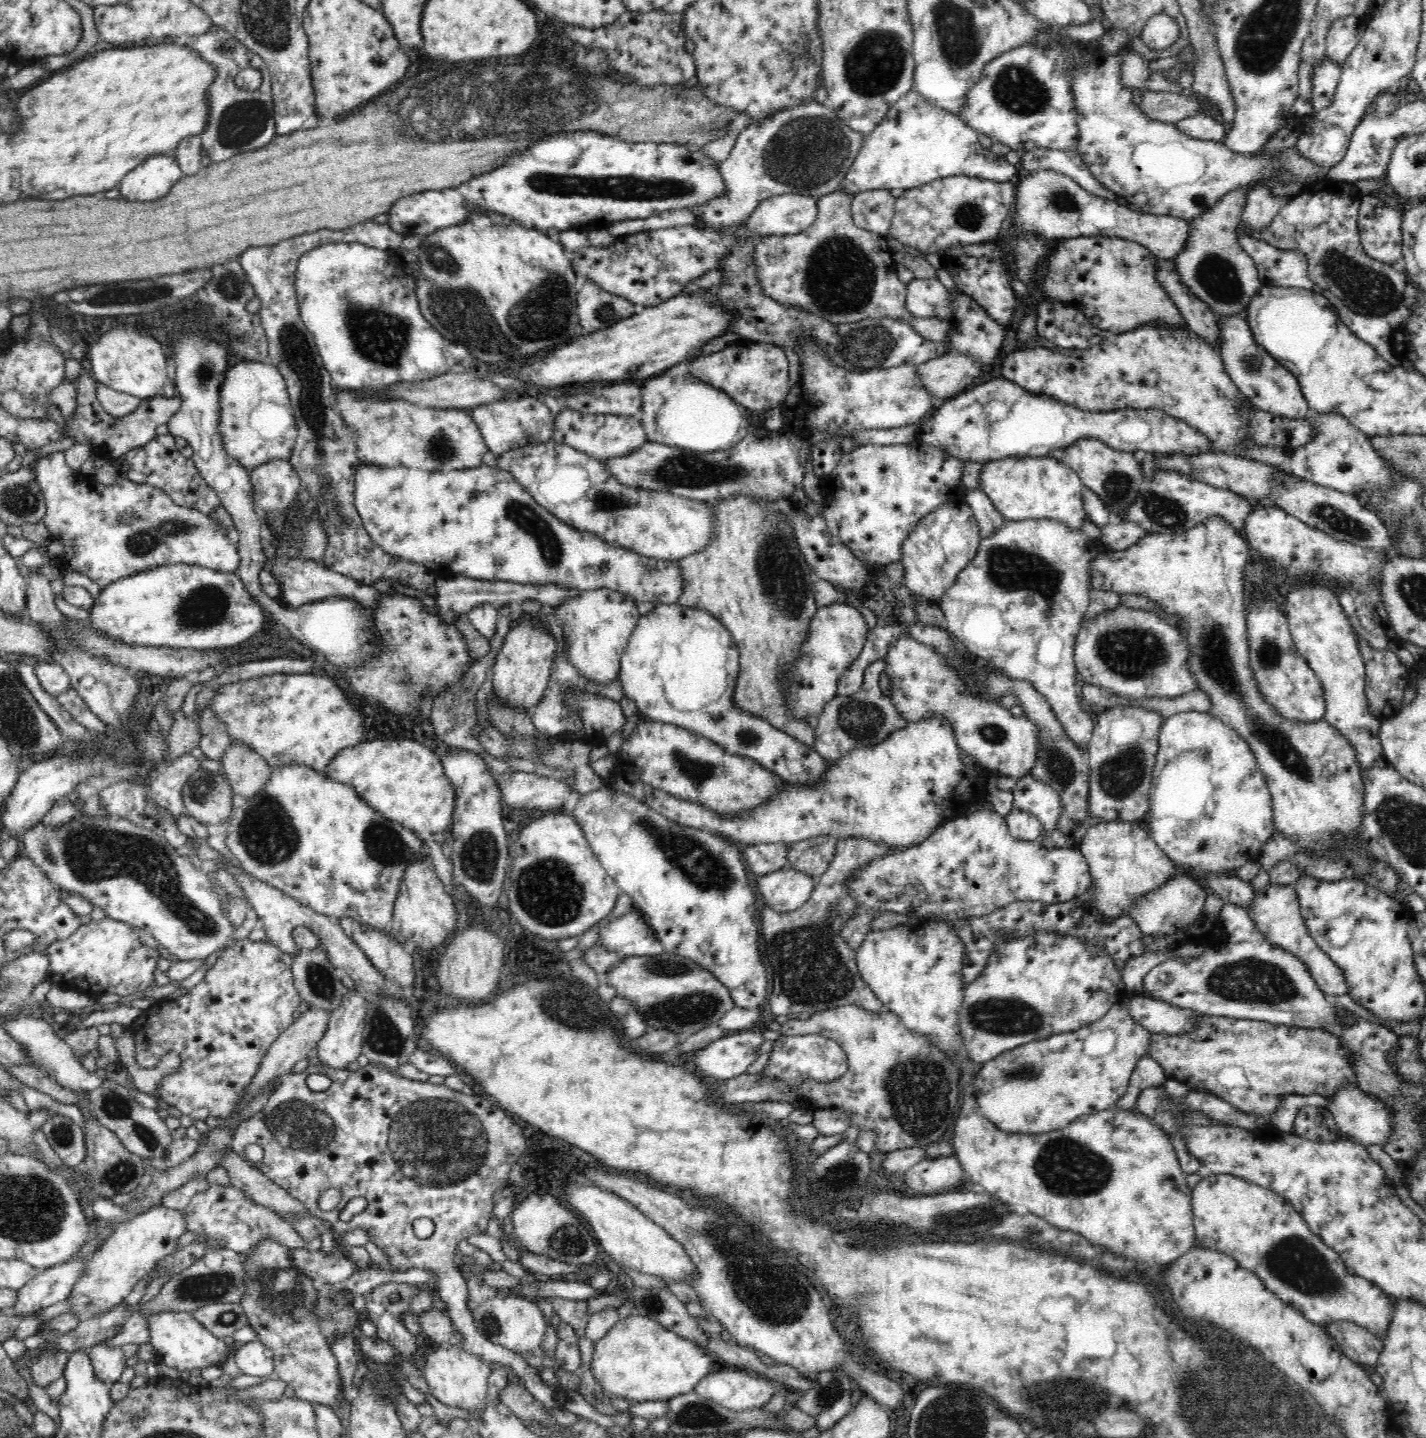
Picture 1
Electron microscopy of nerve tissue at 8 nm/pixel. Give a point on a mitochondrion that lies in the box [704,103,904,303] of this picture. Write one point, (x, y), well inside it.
(807, 154)

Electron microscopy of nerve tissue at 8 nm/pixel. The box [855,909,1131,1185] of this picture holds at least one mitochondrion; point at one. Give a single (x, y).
(919, 1091)

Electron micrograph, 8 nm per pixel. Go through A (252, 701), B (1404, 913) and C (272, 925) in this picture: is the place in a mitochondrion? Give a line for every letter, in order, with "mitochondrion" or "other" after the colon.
A: mitochondrion
B: other
C: other

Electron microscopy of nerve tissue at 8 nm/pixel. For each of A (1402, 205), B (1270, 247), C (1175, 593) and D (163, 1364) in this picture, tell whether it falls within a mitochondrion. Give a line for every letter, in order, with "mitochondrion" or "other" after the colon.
A: other
B: other
C: other
D: other

